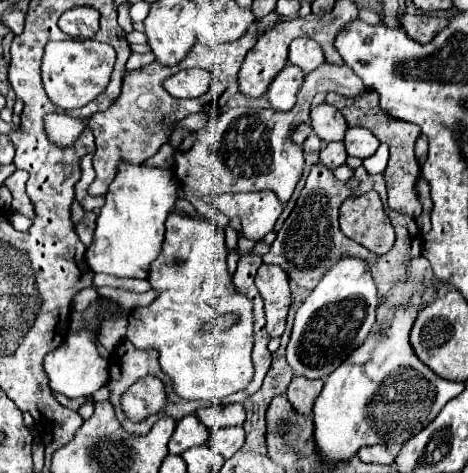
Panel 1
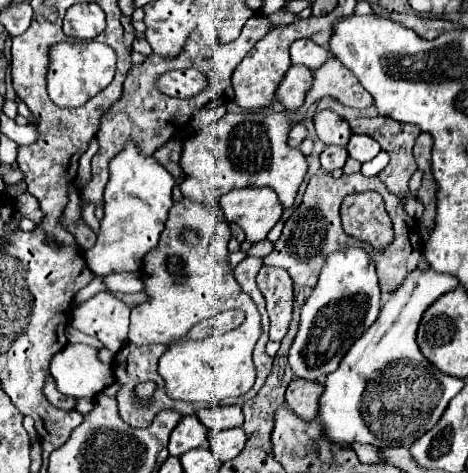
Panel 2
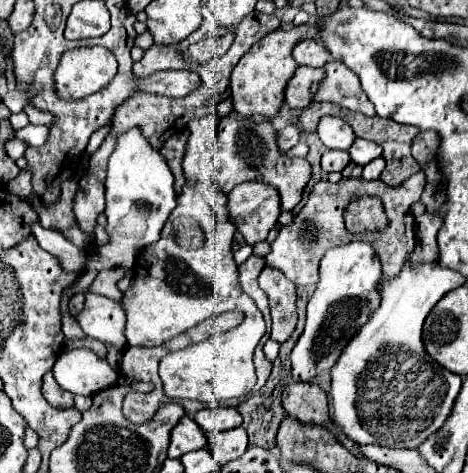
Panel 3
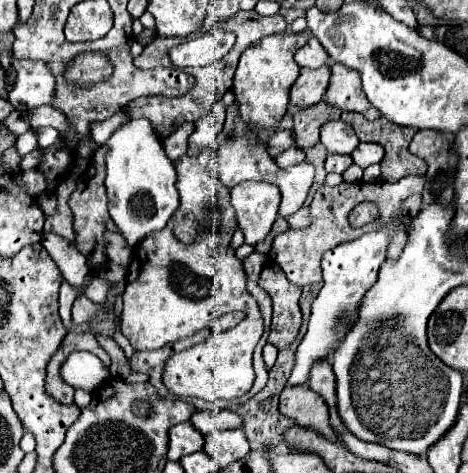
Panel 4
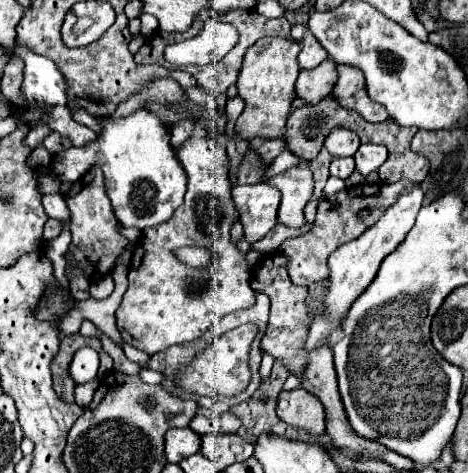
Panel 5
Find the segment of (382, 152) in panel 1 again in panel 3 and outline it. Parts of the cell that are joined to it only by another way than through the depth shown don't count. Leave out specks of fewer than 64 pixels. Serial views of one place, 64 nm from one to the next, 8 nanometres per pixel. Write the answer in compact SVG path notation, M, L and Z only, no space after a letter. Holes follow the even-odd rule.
M376 158L374 162L370 162L370 164L364 166L362 178L364 180L376 180L376 178L380 178L382 170L384 170L384 158Z

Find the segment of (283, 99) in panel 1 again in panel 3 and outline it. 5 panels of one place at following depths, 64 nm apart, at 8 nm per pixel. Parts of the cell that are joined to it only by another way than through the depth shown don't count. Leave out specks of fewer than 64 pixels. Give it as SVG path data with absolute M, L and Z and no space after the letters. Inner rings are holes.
M298 66L296 74L286 86L284 98L290 108L306 108L312 102L312 96L316 94L316 88L320 80L324 78L322 68L308 68L308 66Z

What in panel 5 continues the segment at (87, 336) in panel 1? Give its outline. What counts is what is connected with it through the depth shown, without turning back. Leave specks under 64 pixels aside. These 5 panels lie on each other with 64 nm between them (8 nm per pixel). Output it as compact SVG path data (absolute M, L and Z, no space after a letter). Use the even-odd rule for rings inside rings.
M84 346L76 352L70 366L70 374L76 384L86 384L98 378L98 368L100 368L100 354L94 348Z

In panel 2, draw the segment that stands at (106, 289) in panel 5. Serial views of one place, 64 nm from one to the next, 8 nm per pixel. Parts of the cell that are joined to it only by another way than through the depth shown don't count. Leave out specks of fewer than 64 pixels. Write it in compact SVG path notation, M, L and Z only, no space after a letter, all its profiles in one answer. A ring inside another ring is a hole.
M102 292L72 310L70 324L80 332L98 338L114 354L128 342L130 308L116 296Z

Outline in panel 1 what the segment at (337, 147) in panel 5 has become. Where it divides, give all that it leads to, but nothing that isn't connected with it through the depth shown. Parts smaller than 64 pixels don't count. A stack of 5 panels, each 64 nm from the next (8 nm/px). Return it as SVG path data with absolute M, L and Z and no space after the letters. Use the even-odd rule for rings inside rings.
M328 104L316 106L310 112L310 120L312 120L314 132L324 142L342 142L344 140L344 132L348 130L348 124L334 106L328 106Z

